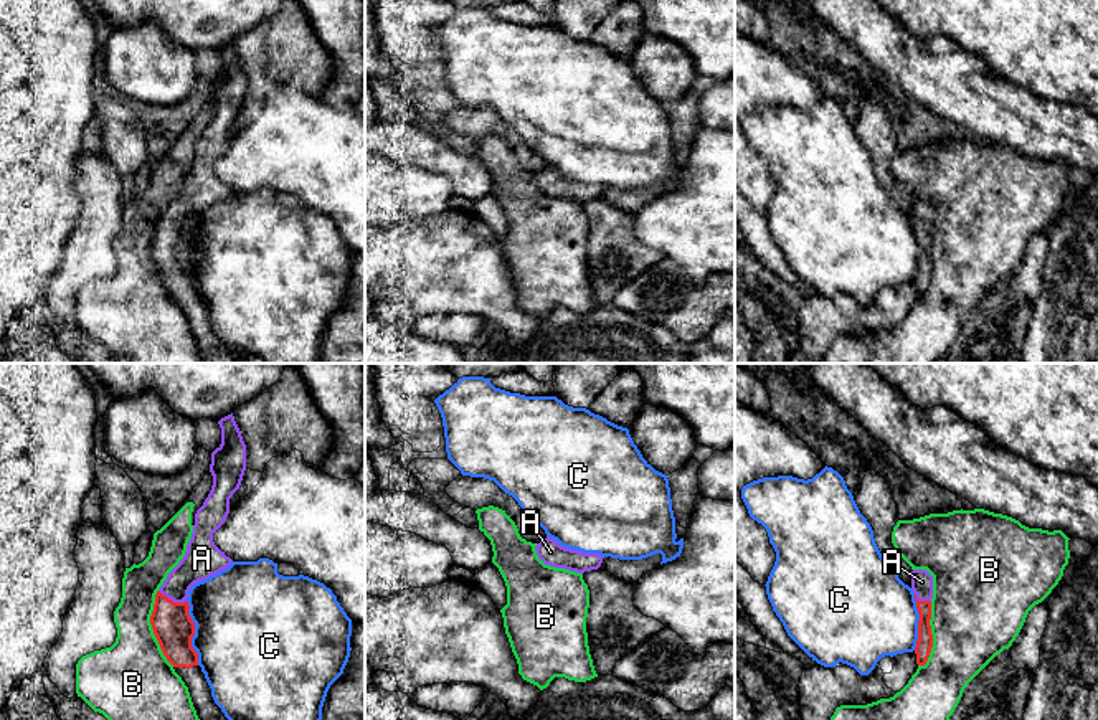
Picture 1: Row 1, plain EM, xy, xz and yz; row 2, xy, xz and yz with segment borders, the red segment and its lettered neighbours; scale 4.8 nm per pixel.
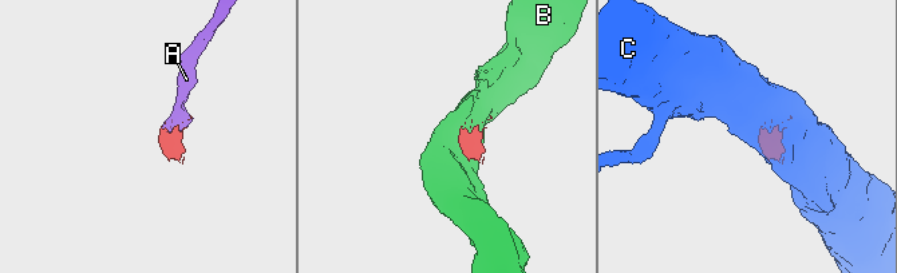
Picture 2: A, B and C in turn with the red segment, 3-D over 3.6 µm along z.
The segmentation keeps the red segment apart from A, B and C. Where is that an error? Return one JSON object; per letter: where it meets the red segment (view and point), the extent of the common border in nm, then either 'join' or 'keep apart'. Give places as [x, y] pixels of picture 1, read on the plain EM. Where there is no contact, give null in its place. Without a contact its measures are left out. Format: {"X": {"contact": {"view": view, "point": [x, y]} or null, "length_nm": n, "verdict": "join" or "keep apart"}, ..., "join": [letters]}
{"A": {"contact": {"view": "xy", "point": [170, 230]}, "length_nm": 150, "verdict": "join"}, "B": {"contact": {"view": "xy", "point": [152, 258]}, "length_nm": 380, "verdict": "keep apart"}, "C": {"contact": {"view": "xy", "point": [194, 263]}, "length_nm": 320, "verdict": "keep apart"}, "join": ["A"]}

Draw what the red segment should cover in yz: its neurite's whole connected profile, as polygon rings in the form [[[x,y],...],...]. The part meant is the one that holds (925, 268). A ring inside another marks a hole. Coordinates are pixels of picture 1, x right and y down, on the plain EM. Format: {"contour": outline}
{"contour": [[[913,200],[911,201],[911,220],[915,223],[916,239],[920,244],[918,251],[918,271],[915,277],[916,294],[925,296],[931,277],[933,277],[933,264],[931,264],[931,228],[933,228],[933,206],[926,200]]]}

